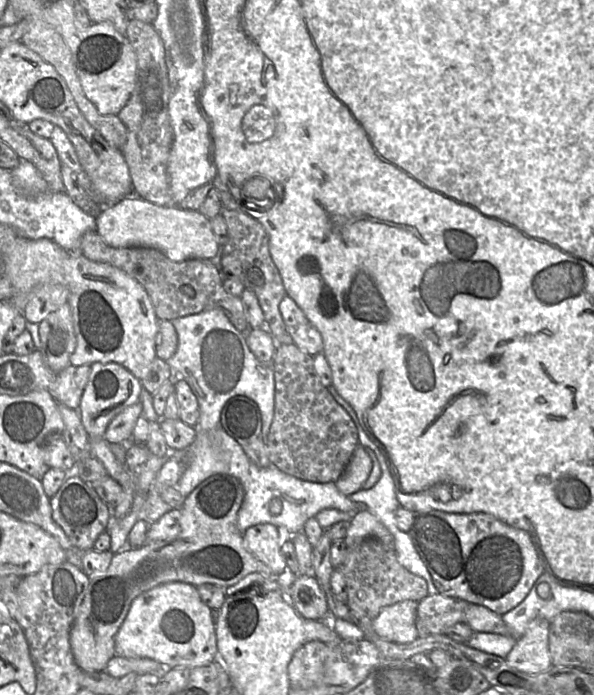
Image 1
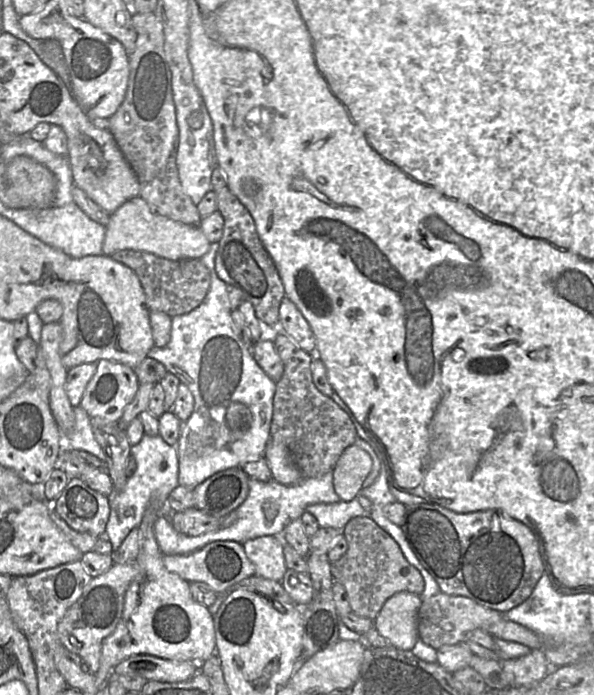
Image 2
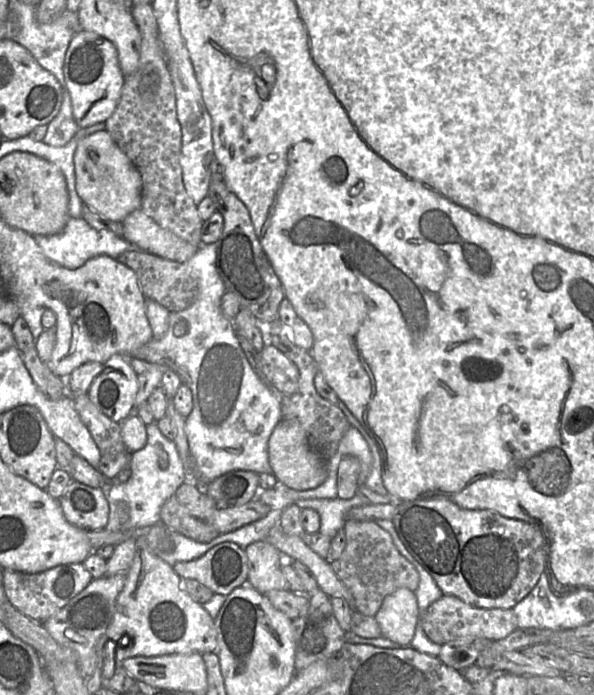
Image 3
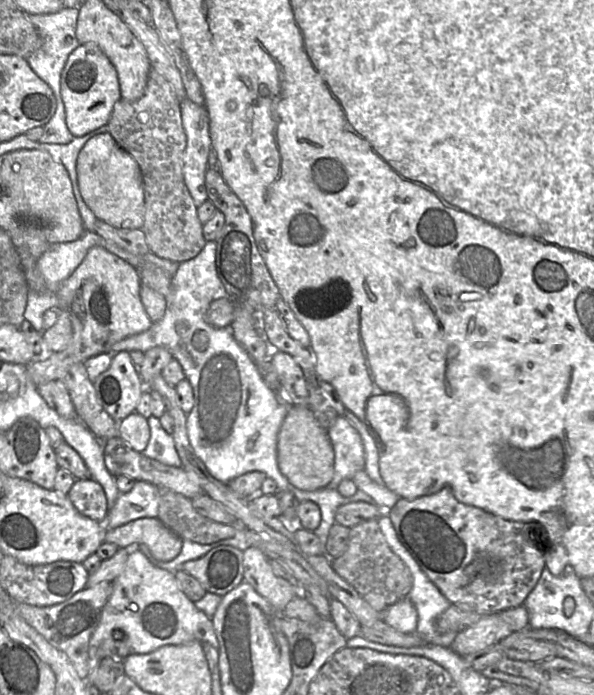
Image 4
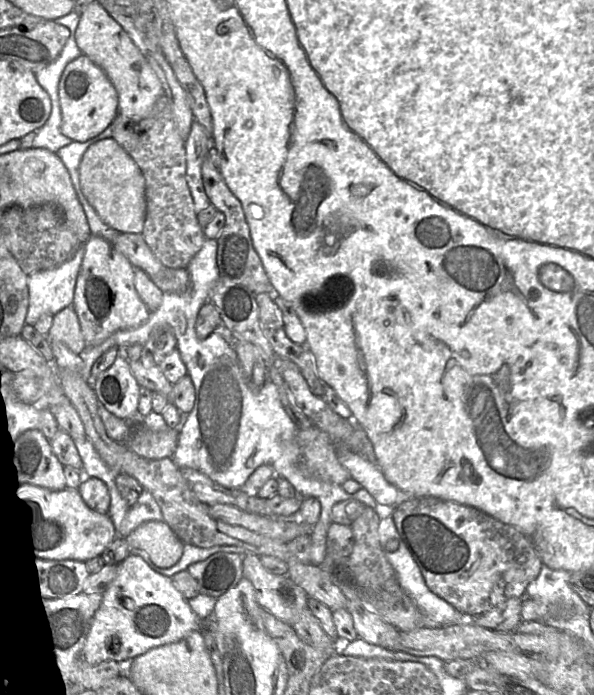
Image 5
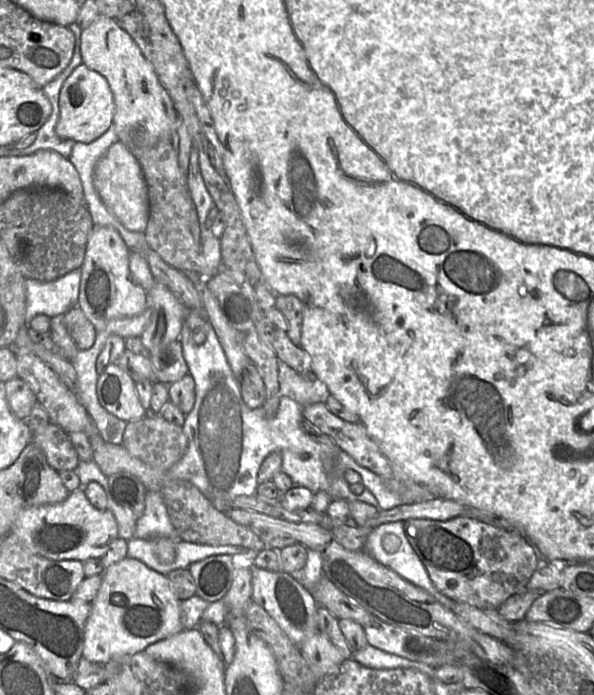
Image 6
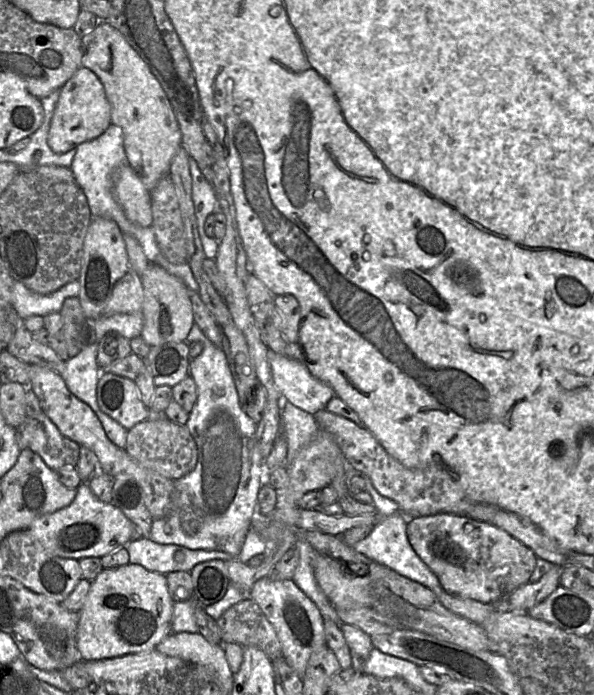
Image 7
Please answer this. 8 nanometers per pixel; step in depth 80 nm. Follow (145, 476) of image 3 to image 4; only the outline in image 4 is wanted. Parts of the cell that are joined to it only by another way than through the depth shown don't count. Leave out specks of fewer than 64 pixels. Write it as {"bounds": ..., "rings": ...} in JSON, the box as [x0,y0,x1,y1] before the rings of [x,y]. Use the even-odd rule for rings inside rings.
{"bounds":[107,415,182,529],"rings":[[[153,415],[147,419],[150,438],[142,454],[162,464],[182,467],[182,462],[175,447],[173,435],[168,434],[161,426],[159,418]],[[136,481],[133,488],[120,493],[108,514],[107,529],[115,529],[140,518],[158,518],[161,488]]]}

